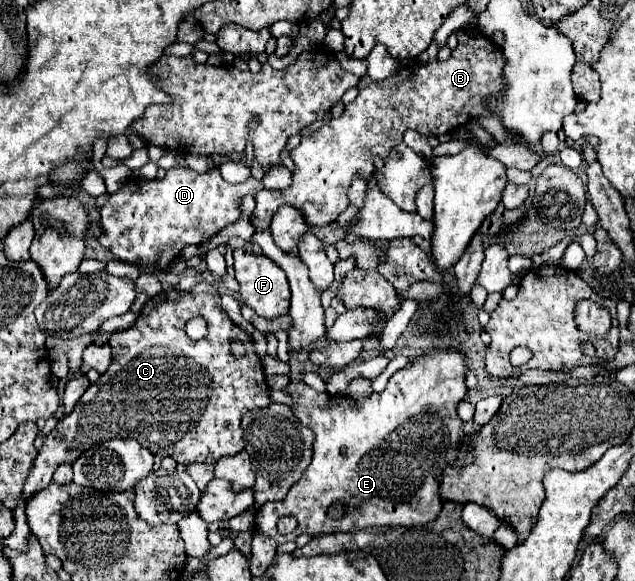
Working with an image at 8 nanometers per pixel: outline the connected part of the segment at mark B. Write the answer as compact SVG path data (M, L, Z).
M459 29L457 39L459 45L447 61L429 61L411 67L411 71L399 69L379 83L365 75L359 83L359 97L345 105L343 115L303 137L299 147L291 151L291 157L295 157L291 187L287 191L261 189L255 195L257 205L251 215L255 231L265 231L281 205L299 209L309 227L329 225L347 209L347 189L353 177L361 175L369 181L375 171L375 157L385 157L393 147L401 145L407 129L415 129L421 135L447 135L471 117L491 117L493 111L485 109L483 103L493 95L501 95L501 87L505 87L505 55L485 35Z

